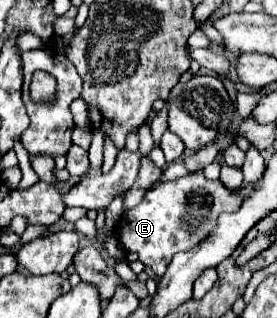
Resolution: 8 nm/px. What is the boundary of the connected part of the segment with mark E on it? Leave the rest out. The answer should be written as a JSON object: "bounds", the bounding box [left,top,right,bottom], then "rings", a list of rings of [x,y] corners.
{"bounds":[116,173,254,277],"rings":[[[190,173],[176,181],[160,183],[148,191],[136,207],[124,211],[116,233],[126,251],[138,253],[140,261],[148,265],[158,277],[162,277],[174,253],[194,249],[194,245],[198,245],[198,241],[202,241],[202,237],[214,229],[218,215],[226,211],[238,211],[242,197],[246,197],[250,189],[254,189],[254,185],[228,189],[220,179],[206,179],[204,173]]]}

